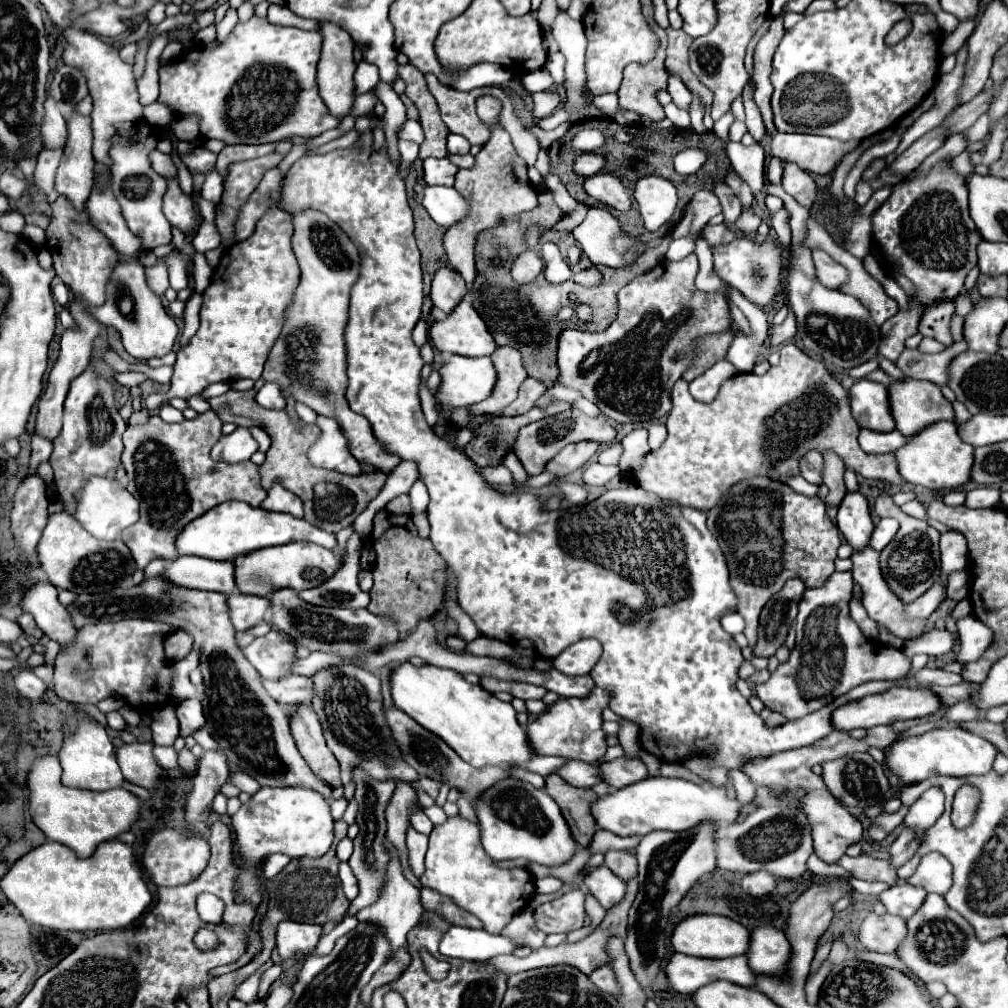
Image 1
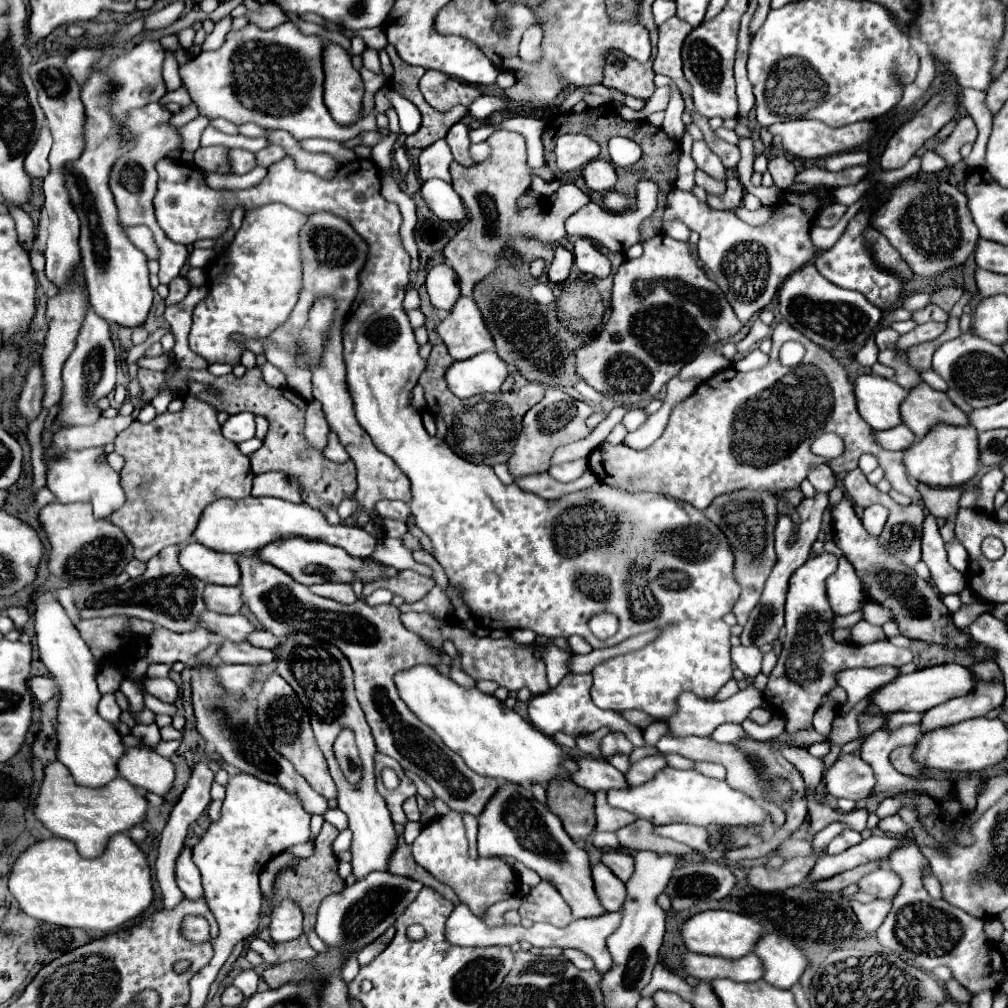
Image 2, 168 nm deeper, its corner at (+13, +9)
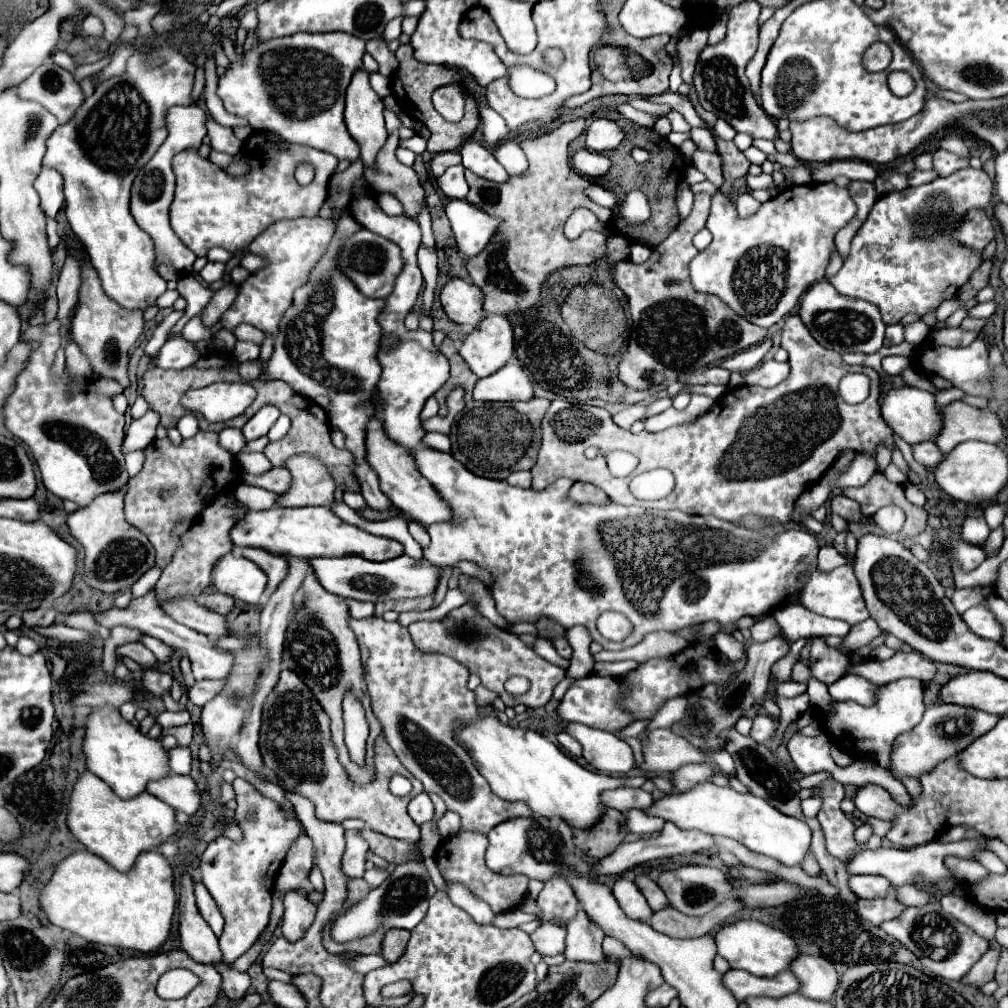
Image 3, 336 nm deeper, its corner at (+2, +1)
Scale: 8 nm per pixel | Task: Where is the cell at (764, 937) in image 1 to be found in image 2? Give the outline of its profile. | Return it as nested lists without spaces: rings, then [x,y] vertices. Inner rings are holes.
[[[764,934],[764,940],[760,940],[760,944],[756,944],[756,954],[764,960],[764,980],[776,988],[792,988],[802,974],[808,968],[808,956],[796,948],[790,940],[784,940],[782,936],[772,936],[772,934]]]

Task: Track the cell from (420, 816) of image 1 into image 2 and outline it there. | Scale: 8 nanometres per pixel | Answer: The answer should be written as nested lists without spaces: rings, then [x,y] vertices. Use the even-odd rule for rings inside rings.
[[[410,796],[410,798],[402,804],[402,808],[404,808],[404,814],[408,816],[408,820],[414,820],[414,822],[418,822],[418,820],[420,820],[420,812],[418,812],[416,798],[414,798],[414,796]]]

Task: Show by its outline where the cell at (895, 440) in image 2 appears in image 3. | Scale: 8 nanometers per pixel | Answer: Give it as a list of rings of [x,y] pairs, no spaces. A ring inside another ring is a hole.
[[[929,440],[929,442],[915,444],[915,446],[913,446],[913,458],[915,458],[919,464],[923,464],[923,466],[933,468],[933,466],[937,466],[937,464],[941,462],[943,454],[941,454],[941,450]]]

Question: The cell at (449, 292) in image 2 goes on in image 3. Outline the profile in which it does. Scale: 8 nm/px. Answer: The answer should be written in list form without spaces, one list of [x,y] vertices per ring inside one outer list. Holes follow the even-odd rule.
[[[461,278],[449,280],[441,290],[441,304],[445,314],[461,324],[475,328],[483,316],[483,292]]]

